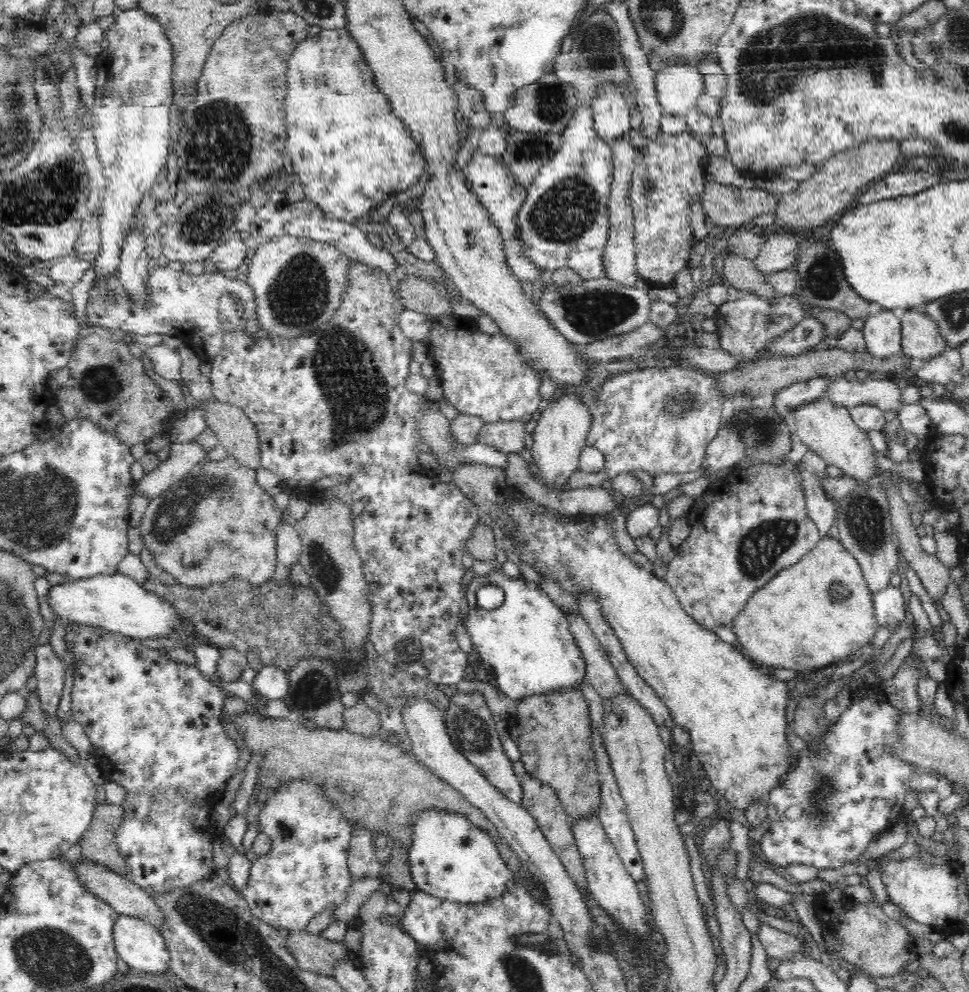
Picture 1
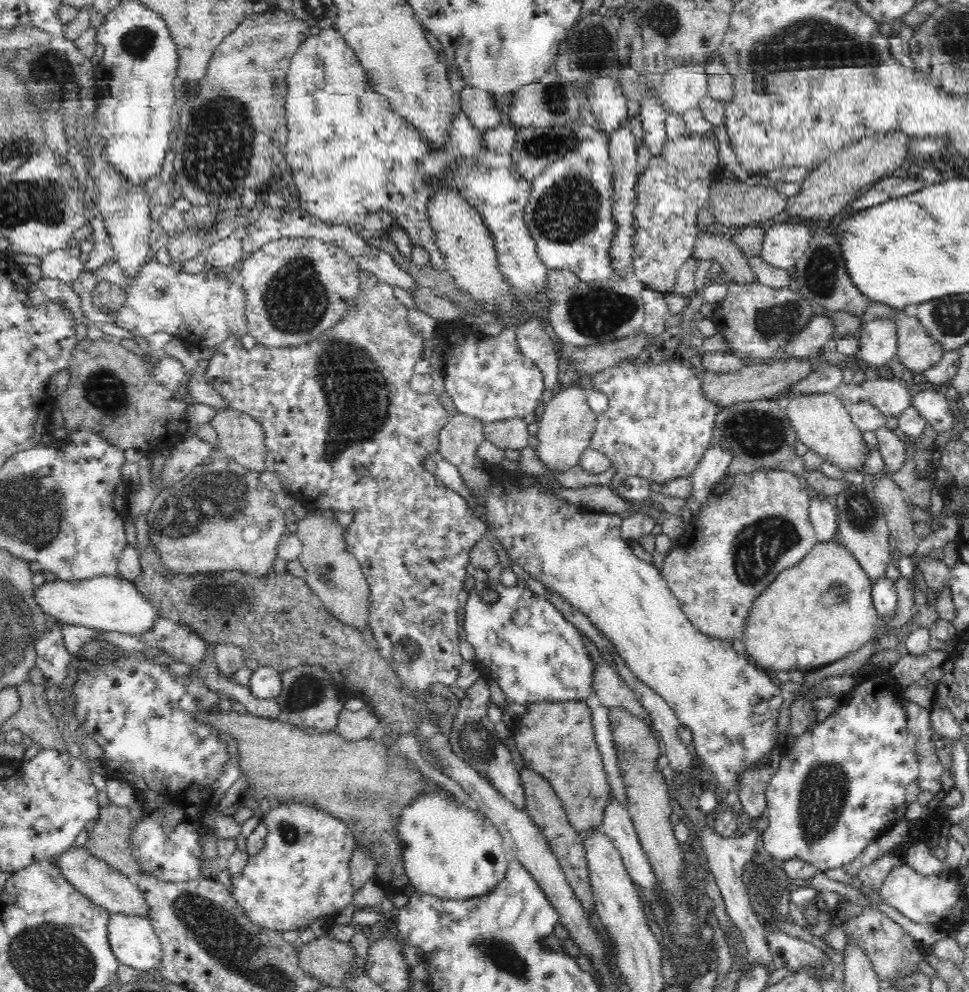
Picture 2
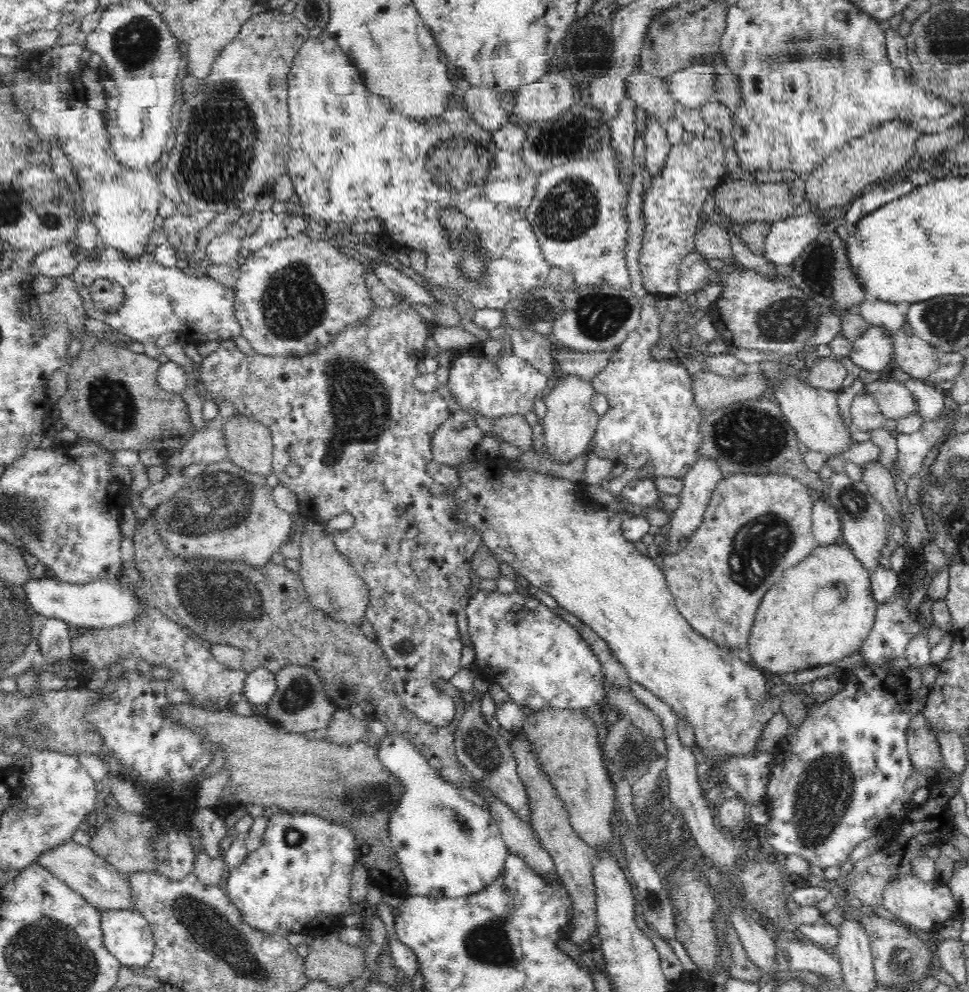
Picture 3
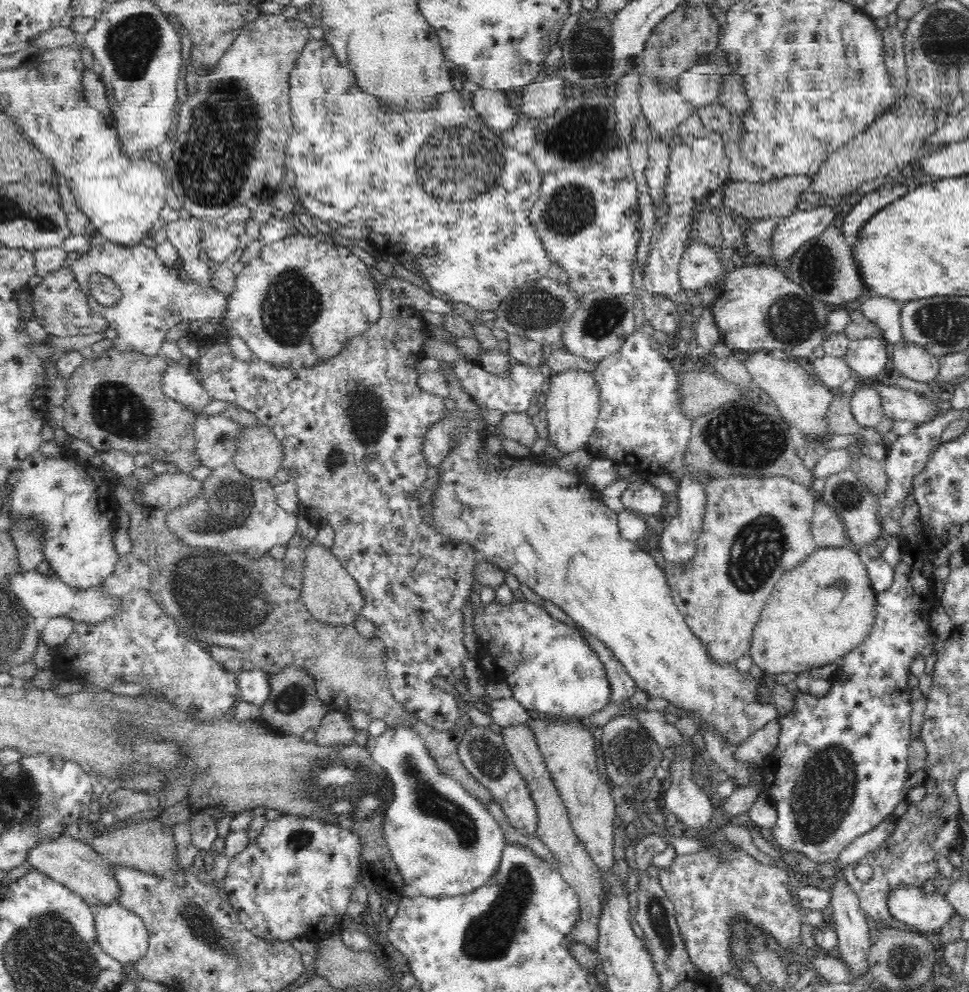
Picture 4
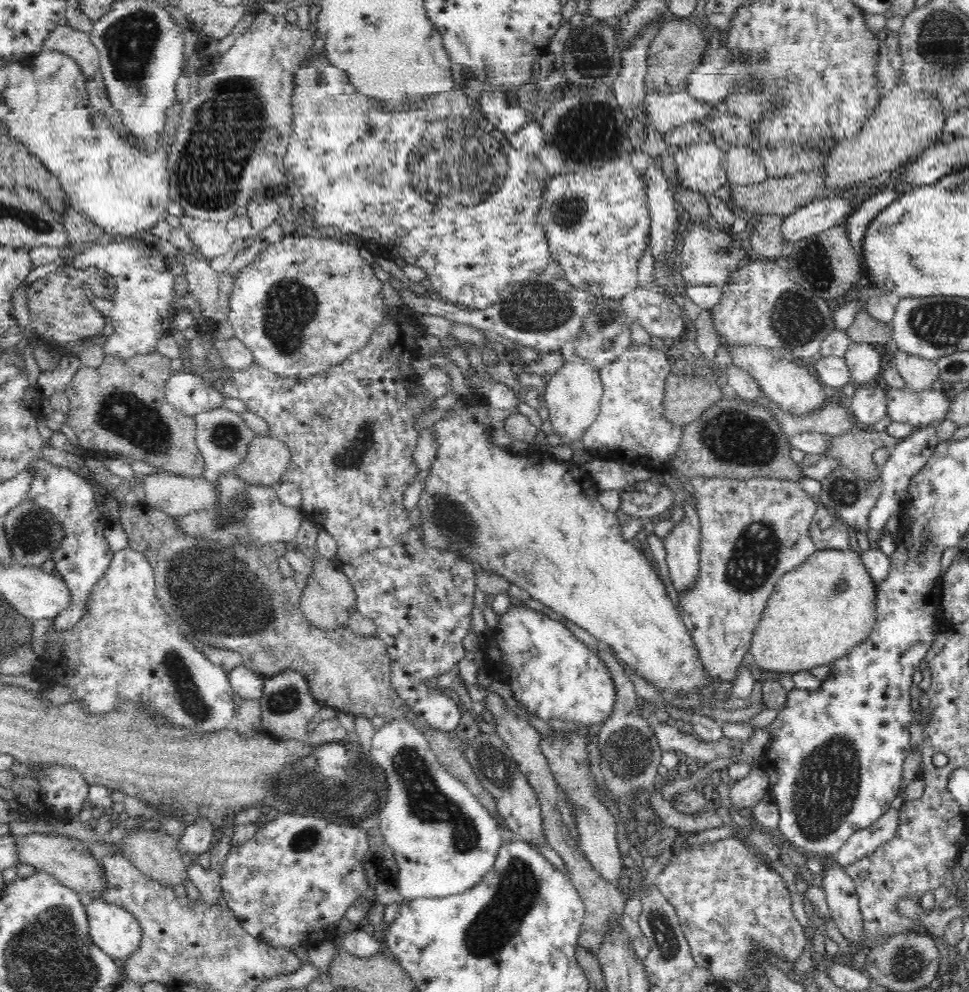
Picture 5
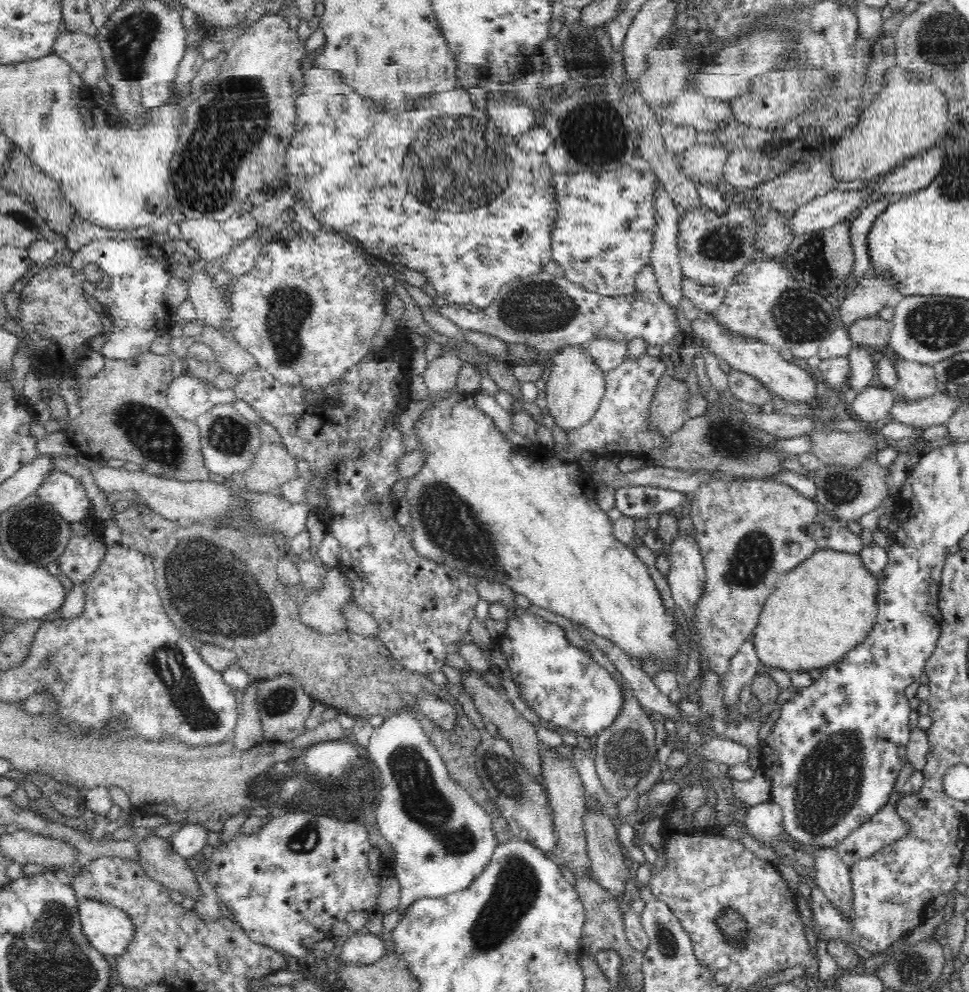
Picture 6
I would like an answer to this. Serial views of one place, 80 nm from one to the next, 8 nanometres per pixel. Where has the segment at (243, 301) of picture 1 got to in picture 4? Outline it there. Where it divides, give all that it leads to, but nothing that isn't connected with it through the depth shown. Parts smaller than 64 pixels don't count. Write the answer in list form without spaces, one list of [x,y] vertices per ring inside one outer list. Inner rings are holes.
[[[103,242],[82,253],[69,265],[87,296],[91,309],[101,314],[107,320],[108,326],[116,330],[118,337],[113,340],[114,350],[138,352],[147,356],[159,355],[166,333],[182,320],[191,322],[192,331],[203,343],[221,340],[221,334],[232,331],[225,318],[228,296],[225,298],[215,289],[212,292],[201,290],[199,285],[192,281],[184,284],[180,280],[179,270],[175,266],[165,266],[155,250],[142,242],[120,246]],[[97,276],[110,277],[119,286],[122,296],[117,303],[105,306],[97,303],[90,295],[90,280]]]

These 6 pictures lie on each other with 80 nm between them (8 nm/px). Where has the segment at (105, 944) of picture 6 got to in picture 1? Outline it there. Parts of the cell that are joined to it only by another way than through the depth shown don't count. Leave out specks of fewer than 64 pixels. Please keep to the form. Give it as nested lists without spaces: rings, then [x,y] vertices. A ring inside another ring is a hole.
[[[119,915],[112,926],[114,948],[133,972],[160,974],[168,969],[170,953],[155,926],[139,918]]]

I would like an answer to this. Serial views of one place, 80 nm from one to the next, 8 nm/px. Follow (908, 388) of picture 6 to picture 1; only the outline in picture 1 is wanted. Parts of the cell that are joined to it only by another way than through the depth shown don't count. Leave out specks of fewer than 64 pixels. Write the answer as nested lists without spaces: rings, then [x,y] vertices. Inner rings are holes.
[[[913,310],[897,311],[902,323],[901,353],[906,359],[929,361],[945,352],[947,343],[938,331],[938,325],[928,315]]]

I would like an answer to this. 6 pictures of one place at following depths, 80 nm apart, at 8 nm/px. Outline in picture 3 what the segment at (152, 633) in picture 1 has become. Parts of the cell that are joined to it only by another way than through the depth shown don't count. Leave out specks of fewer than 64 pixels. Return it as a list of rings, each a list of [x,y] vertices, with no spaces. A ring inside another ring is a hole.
[[[33,575],[26,578],[22,584],[26,593],[26,601],[32,605],[32,610],[48,618],[65,620],[71,628],[114,628],[124,626],[126,622],[132,622],[140,610],[140,605],[134,599],[134,593],[130,589],[122,589],[118,583],[99,580],[75,585],[60,581],[58,578],[40,577]]]

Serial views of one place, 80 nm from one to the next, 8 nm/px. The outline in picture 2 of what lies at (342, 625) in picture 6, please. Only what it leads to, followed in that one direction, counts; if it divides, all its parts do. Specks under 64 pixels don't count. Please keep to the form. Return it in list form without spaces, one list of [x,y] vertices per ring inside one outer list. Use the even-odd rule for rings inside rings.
[[[314,511],[298,522],[296,533],[303,546],[298,559],[306,571],[303,580],[332,616],[363,631],[368,622],[370,585],[356,557],[346,551],[345,530],[334,523],[334,514],[334,511]]]

